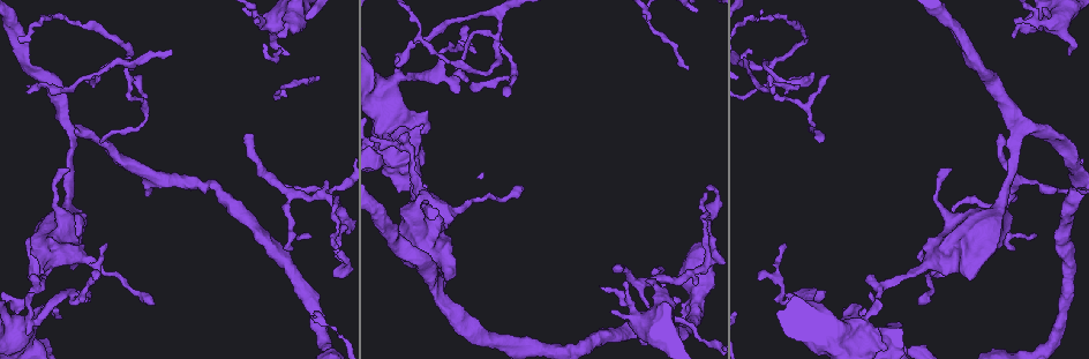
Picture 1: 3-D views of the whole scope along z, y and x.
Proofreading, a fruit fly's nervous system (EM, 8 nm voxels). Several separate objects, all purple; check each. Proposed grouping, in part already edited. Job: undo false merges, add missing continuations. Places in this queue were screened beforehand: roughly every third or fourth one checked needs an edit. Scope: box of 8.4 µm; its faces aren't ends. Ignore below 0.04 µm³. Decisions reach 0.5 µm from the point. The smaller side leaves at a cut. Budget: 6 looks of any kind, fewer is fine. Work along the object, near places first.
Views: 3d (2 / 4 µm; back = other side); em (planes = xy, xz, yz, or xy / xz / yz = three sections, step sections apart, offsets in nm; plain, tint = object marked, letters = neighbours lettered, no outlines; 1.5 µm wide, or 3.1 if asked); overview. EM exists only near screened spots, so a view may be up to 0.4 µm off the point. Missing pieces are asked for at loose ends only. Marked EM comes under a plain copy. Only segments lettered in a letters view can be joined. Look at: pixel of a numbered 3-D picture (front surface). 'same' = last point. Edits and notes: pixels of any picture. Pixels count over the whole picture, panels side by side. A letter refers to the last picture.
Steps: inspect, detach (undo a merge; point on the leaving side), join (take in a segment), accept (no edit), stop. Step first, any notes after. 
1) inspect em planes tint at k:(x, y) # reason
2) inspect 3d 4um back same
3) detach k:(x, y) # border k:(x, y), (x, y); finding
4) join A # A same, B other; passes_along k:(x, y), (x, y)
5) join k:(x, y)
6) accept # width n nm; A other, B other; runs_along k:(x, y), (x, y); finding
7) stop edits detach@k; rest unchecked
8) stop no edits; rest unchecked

inspect 3d 2um at 1:(770, 66) # a fork

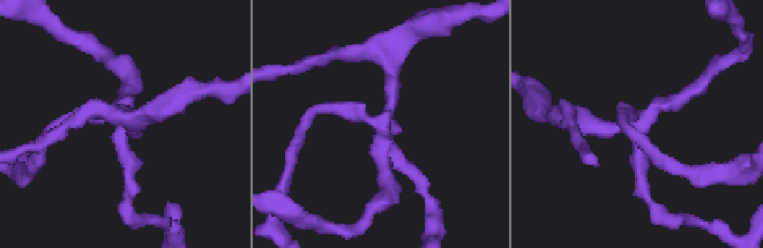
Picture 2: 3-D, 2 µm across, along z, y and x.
inspect em planes letters at 2:(128, 122)

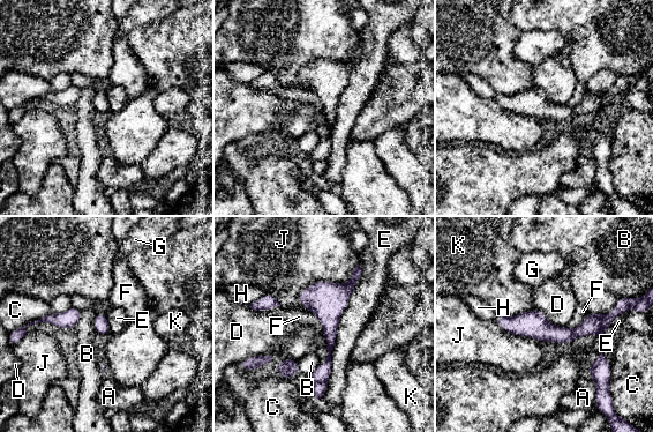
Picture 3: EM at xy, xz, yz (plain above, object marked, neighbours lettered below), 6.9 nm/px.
detach 3:(321, 374) # A other, B other, C other, D other, E other, F other, G other, H other, J other, K other; border 3:(327, 381), (315, 381), (312, 384); two cells meet here

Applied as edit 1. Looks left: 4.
inspect overview

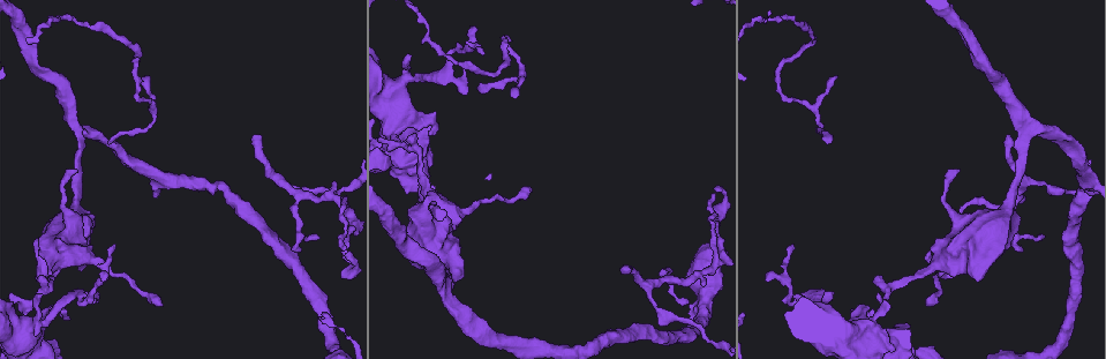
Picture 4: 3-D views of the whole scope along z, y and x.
inspect em planes letters at 4:(622, 269) # an open end

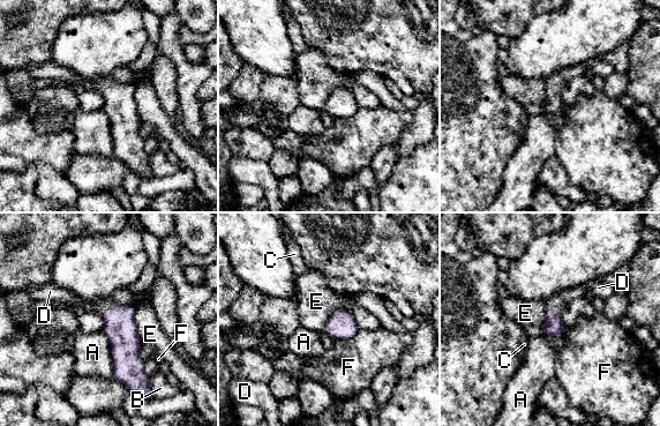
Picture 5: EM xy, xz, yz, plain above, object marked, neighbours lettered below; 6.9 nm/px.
join D # A other, B other, C other, D same, E other, F other; passes_along 5:(553, 327), (553, 311), (557, 300); it goes on there

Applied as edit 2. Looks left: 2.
stop edits detach@3, join@5; rest unchecked

